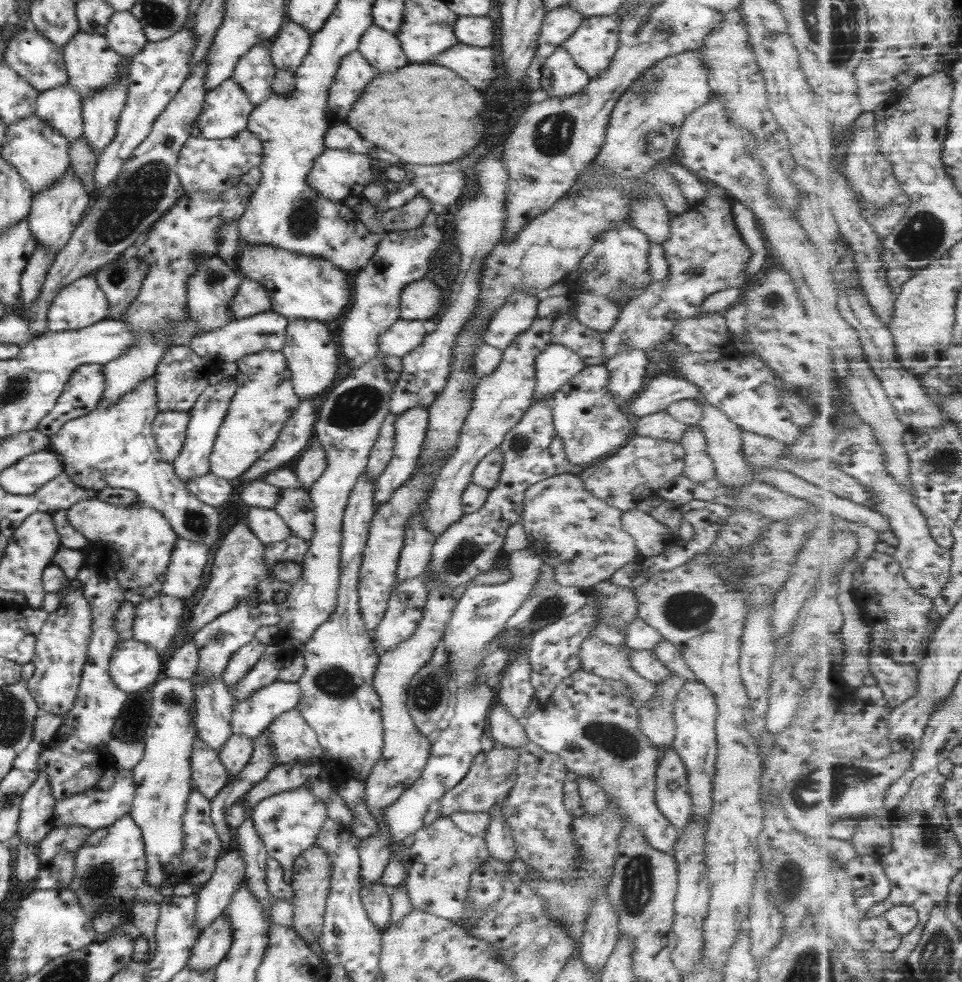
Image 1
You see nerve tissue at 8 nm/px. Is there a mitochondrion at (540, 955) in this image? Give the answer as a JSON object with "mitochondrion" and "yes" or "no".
{"mitochondrion":"yes"}

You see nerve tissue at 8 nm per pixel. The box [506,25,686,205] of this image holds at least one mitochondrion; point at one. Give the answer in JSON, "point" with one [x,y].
{"point":[552,136]}

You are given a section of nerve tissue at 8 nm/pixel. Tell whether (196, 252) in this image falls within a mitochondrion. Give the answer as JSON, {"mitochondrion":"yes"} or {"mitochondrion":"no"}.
{"mitochondrion":"yes"}

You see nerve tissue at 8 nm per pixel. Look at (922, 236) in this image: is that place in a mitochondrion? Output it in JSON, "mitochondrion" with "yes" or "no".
{"mitochondrion":"yes"}

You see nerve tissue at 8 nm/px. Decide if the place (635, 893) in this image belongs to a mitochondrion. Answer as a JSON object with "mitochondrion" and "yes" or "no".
{"mitochondrion":"yes"}

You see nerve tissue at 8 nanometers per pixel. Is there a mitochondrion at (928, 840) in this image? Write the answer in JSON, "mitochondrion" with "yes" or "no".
{"mitochondrion":"yes"}

